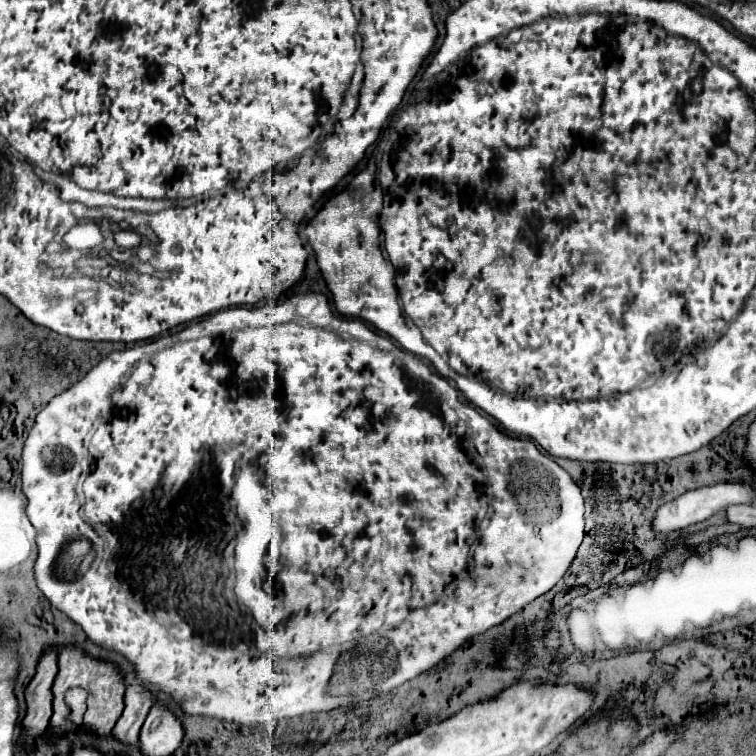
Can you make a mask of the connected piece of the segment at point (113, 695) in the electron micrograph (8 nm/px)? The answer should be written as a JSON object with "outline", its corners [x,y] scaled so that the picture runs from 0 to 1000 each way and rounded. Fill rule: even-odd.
{"outline":[[[103,856],[98,858],[85,858],[77,869],[77,890],[74,890],[74,898],[71,898],[71,906],[69,906],[69,917],[71,917],[71,927],[69,927],[69,951],[66,951],[66,959],[63,959],[63,967],[61,967],[61,978],[69,980],[74,975],[85,975],[85,946],[87,946],[87,933],[85,933],[85,917],[95,909],[108,909],[116,914],[116,922],[114,922],[114,933],[116,933],[116,940],[111,946],[111,967],[127,972],[127,975],[143,975],[148,962],[153,959],[161,938],[164,938],[164,898],[161,893],[153,888],[151,880],[146,877],[138,877],[138,874],[127,874],[116,866],[111,866]]]}

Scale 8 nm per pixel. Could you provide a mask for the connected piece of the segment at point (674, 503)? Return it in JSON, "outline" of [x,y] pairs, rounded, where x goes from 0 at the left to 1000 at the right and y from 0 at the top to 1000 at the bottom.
{"outline":[[[955,636],[955,639],[939,642],[939,644],[926,644],[926,647],[918,647],[918,649],[907,649],[899,657],[878,665],[868,676],[865,689],[862,689],[862,702],[870,710],[884,710],[892,702],[902,702],[907,697],[915,697],[915,694],[921,694],[921,692],[942,684],[944,679],[960,673],[963,668],[971,668],[971,665],[992,665],[992,663],[995,663],[992,642],[989,639],[981,639],[981,636]]]}

